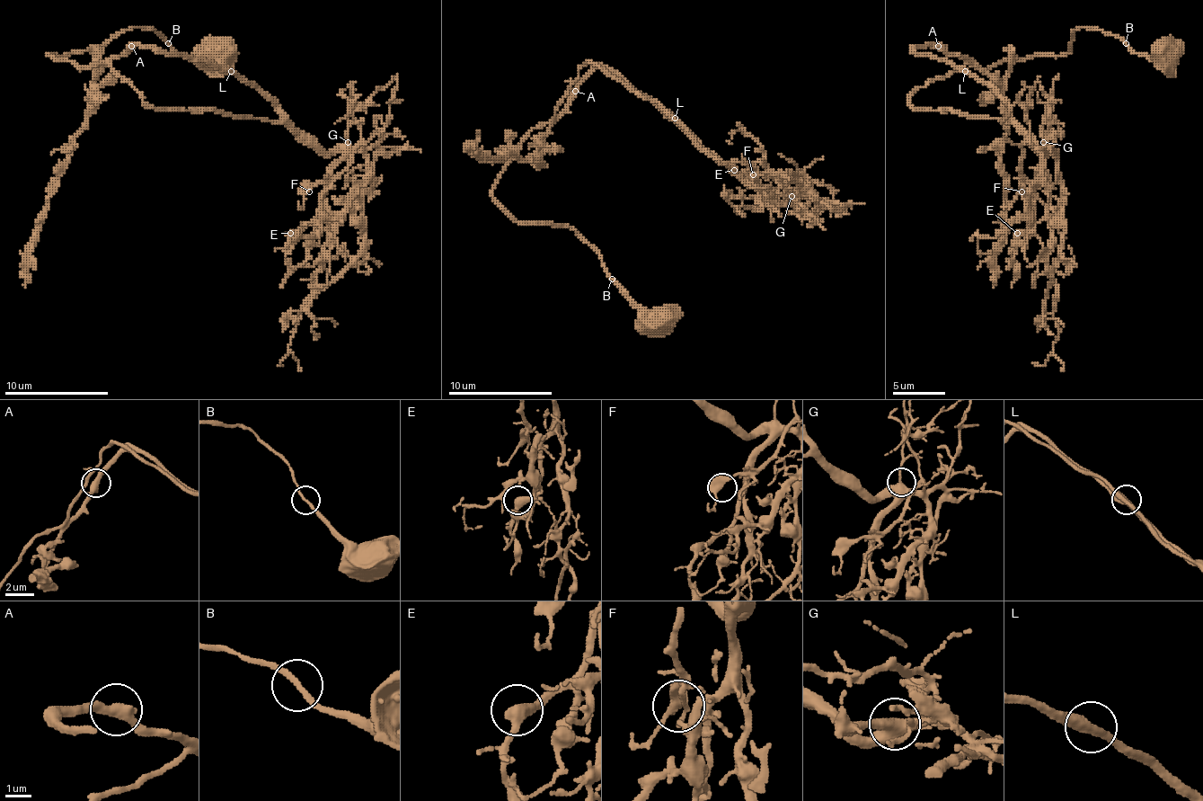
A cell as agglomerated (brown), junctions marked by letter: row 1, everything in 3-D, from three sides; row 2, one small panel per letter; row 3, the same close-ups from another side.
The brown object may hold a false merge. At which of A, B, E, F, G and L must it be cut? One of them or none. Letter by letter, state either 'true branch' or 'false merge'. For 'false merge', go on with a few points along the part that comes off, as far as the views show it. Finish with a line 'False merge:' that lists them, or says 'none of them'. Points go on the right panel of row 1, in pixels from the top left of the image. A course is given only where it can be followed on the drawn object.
A: true branch
B: true branch
E: true branch
F: true branch
G: true branch
L: true branch
False merge: none of them

